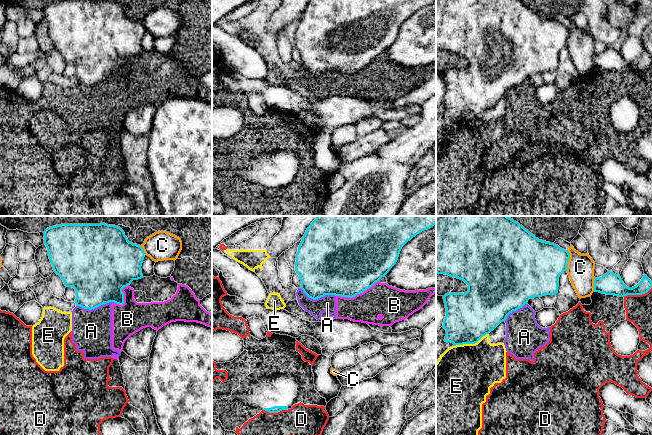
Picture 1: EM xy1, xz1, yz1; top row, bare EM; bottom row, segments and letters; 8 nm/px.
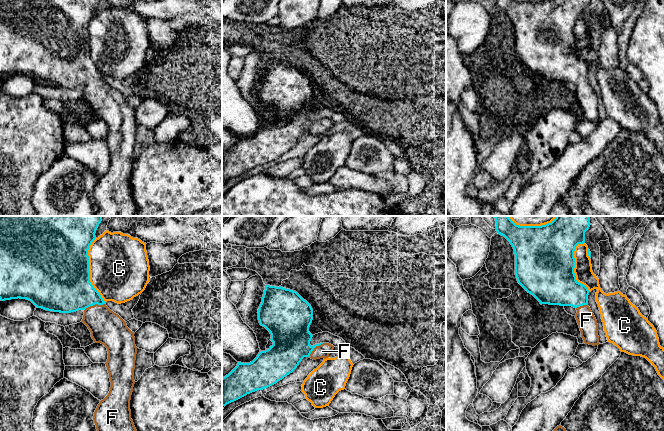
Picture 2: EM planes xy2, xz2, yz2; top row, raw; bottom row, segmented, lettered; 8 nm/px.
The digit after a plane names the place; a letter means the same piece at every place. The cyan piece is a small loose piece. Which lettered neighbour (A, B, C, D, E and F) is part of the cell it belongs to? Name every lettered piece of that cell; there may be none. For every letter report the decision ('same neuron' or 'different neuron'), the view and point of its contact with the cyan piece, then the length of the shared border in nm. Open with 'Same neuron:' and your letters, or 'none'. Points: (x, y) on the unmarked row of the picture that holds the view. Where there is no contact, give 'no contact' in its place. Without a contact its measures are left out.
Same neuron: F
A: different neuron; meets cyan in xz1 at (318, 73); contact 300 nm long
B: different neuron; meets cyan in xz1 at (357, 70); contact 360 nm long
C: different neuron; meets cyan in xy2 at (88, 46); contact 550 nm long
D: different neuron; meets cyan in yz1 at (637, 70); contact 240 nm long
E: different neuron; meets cyan in yz1 at (471, 119); contact 300 nm long
F: same neuron; meets cyan in xy2 at (94, 80); contact 190 nm long

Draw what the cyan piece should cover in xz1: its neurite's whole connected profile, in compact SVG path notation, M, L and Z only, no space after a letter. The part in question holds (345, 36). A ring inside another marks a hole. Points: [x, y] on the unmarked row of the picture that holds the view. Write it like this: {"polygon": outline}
{"polygon": "M311 0L298 23L295 47L301 56L301 65L311 75L325 71L353 74L363 69L396 40L402 23L417 10L436 0Z"}

